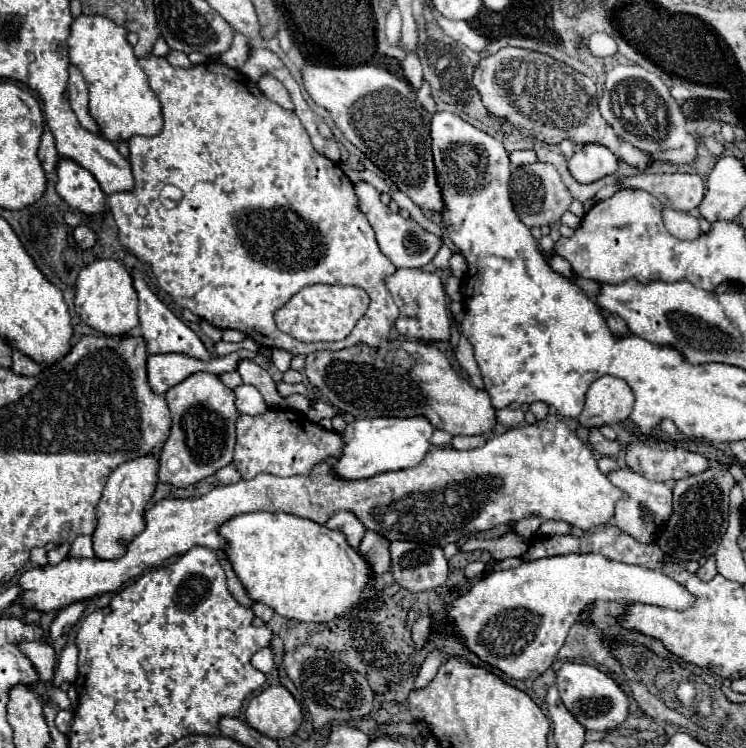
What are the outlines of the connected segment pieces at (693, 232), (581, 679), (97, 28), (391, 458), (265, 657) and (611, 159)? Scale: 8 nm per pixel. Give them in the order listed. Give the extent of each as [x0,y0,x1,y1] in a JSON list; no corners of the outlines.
[[664,209,702,239],[556,661,628,731],[68,15,162,141],[334,417,434,479],[252,647,274,673],[568,143,618,183]]

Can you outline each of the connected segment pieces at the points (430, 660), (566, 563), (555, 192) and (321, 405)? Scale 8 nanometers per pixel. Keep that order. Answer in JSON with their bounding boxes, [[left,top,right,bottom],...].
[[414,649,446,689],[448,553,696,679],[510,163,572,227],[308,399,340,421]]

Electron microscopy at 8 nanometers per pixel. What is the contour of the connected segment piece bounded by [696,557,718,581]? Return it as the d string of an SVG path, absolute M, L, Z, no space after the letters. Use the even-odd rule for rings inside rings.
M710 557L710 559L706 561L706 565L702 565L702 567L698 569L696 575L698 575L700 579L704 579L704 581L710 581L710 579L716 577L716 573L718 573L718 571L716 571L716 561L714 561L714 557Z

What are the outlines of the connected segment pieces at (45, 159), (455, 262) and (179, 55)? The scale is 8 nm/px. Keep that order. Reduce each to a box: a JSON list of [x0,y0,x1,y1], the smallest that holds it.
[[38,127,60,173],[450,253,466,277],[166,51,192,67]]

